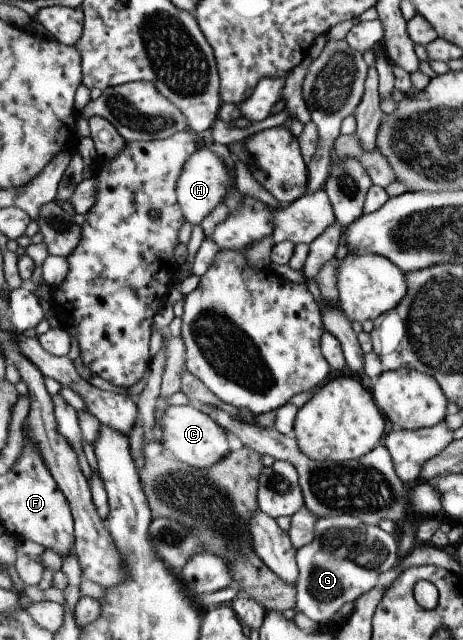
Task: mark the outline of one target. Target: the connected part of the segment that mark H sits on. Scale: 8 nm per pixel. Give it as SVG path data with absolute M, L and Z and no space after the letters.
M205 148L197 150L183 168L177 187L177 201L181 206L185 219L194 226L200 225L214 211L214 207L218 203L223 203L228 189L230 187L236 188L234 182L232 184L234 179L226 163L216 153Z

